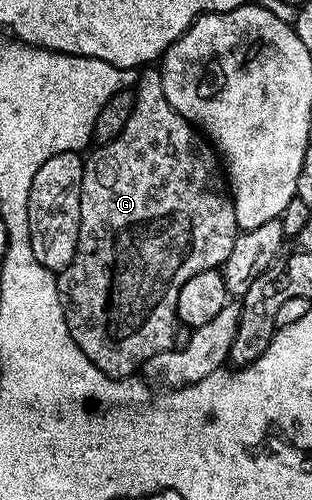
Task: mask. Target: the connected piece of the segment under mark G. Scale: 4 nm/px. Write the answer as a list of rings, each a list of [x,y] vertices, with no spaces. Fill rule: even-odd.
[[[145,67],[143,71],[139,73],[139,75],[140,74],[140,81],[137,82],[136,88],[134,87],[136,105],[134,106],[134,110],[130,114],[130,118],[126,122],[126,126],[122,130],[122,134],[118,134],[118,138],[116,140],[110,140],[101,143],[99,147],[97,147],[100,149],[98,149],[92,157],[89,155],[87,159],[85,159],[84,177],[82,178],[82,194],[80,195],[80,233],[78,234],[78,246],[76,247],[76,253],[74,254],[74,258],[70,262],[70,266],[66,266],[64,268],[64,271],[59,273],[56,278],[56,285],[58,286],[58,290],[60,291],[60,301],[62,302],[62,306],[64,307],[68,329],[70,330],[70,334],[74,338],[74,342],[78,342],[78,350],[82,350],[82,354],[86,354],[86,358],[90,358],[90,362],[94,362],[94,366],[98,366],[98,370],[102,370],[108,376],[114,376],[117,378],[131,377],[133,373],[135,373],[132,372],[135,370],[135,368],[136,371],[143,369],[144,364],[147,362],[147,360],[149,360],[150,358],[154,358],[154,354],[164,352],[177,343],[176,328],[178,329],[178,321],[176,318],[176,303],[178,302],[178,294],[182,290],[182,286],[184,285],[184,283],[186,283],[187,280],[189,280],[190,278],[194,278],[194,274],[198,274],[202,270],[206,270],[207,268],[219,269],[221,265],[223,265],[224,261],[227,260],[228,255],[231,252],[231,248],[234,246],[238,235],[238,229],[236,226],[236,211],[234,210],[234,206],[232,205],[229,193],[225,191],[225,189],[224,192],[222,189],[220,189],[220,180],[222,184],[222,176],[221,173],[220,176],[218,173],[216,173],[216,160],[218,164],[218,156],[214,151],[213,145],[209,143],[209,141],[205,139],[205,137],[201,135],[199,131],[194,130],[193,125],[189,124],[183,116],[180,116],[178,113],[176,113],[176,111],[174,111],[174,109],[172,109],[172,107],[170,106],[170,102],[168,101],[168,99],[166,98],[166,94],[164,93],[164,87],[162,86],[162,78],[160,77],[159,67]]]

